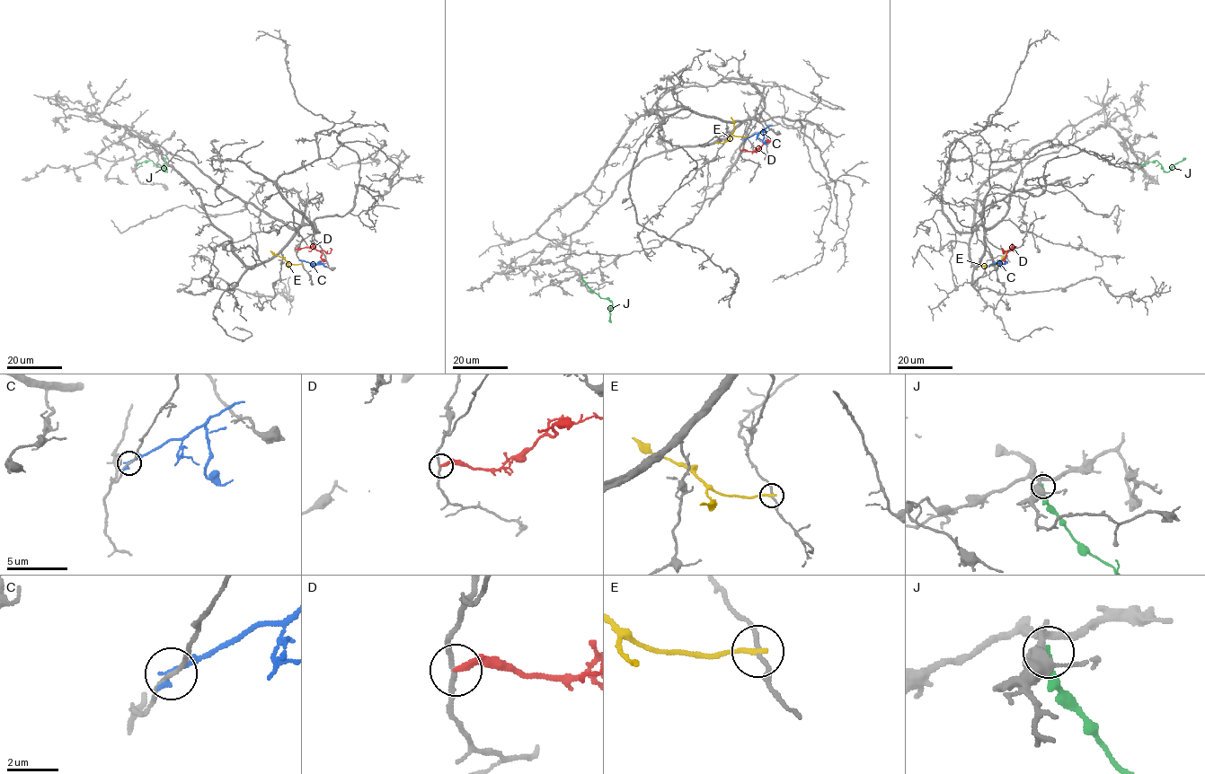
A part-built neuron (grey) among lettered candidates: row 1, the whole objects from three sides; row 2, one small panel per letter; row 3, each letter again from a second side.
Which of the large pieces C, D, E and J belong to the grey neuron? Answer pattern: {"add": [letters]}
{"add": []}

